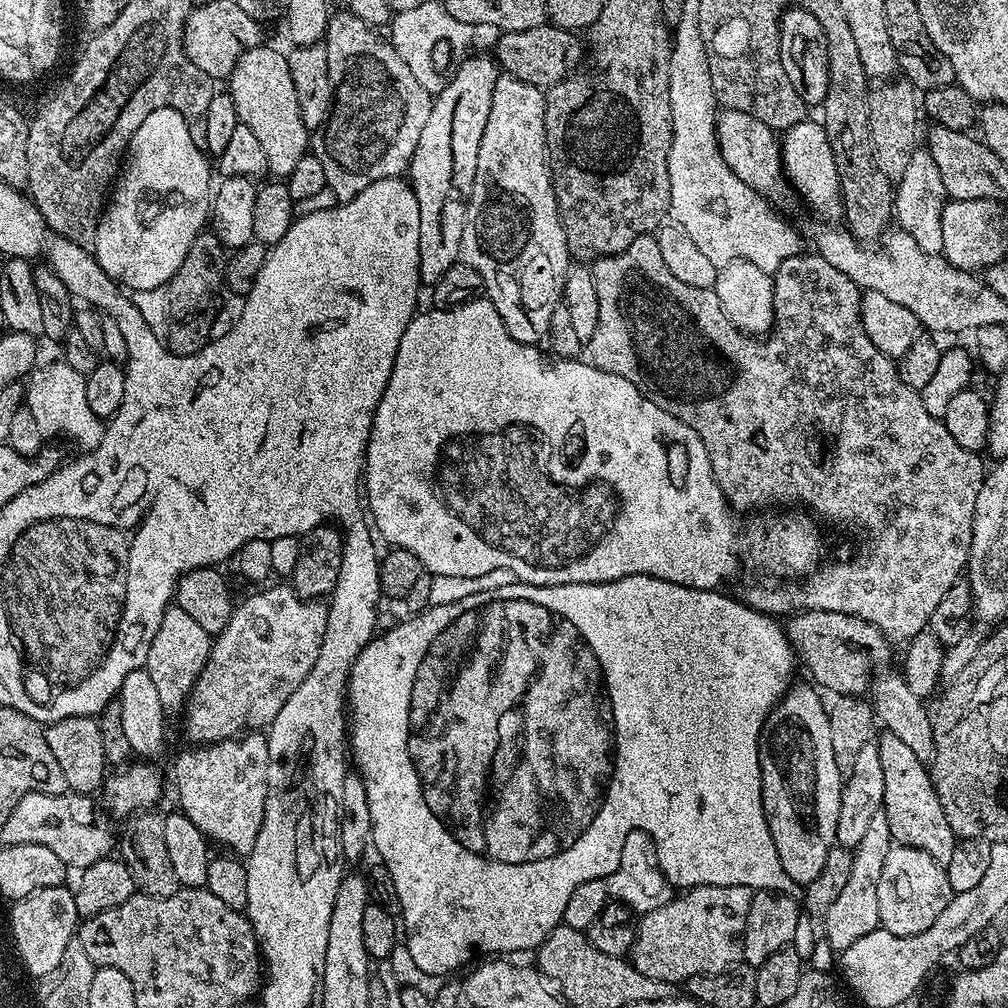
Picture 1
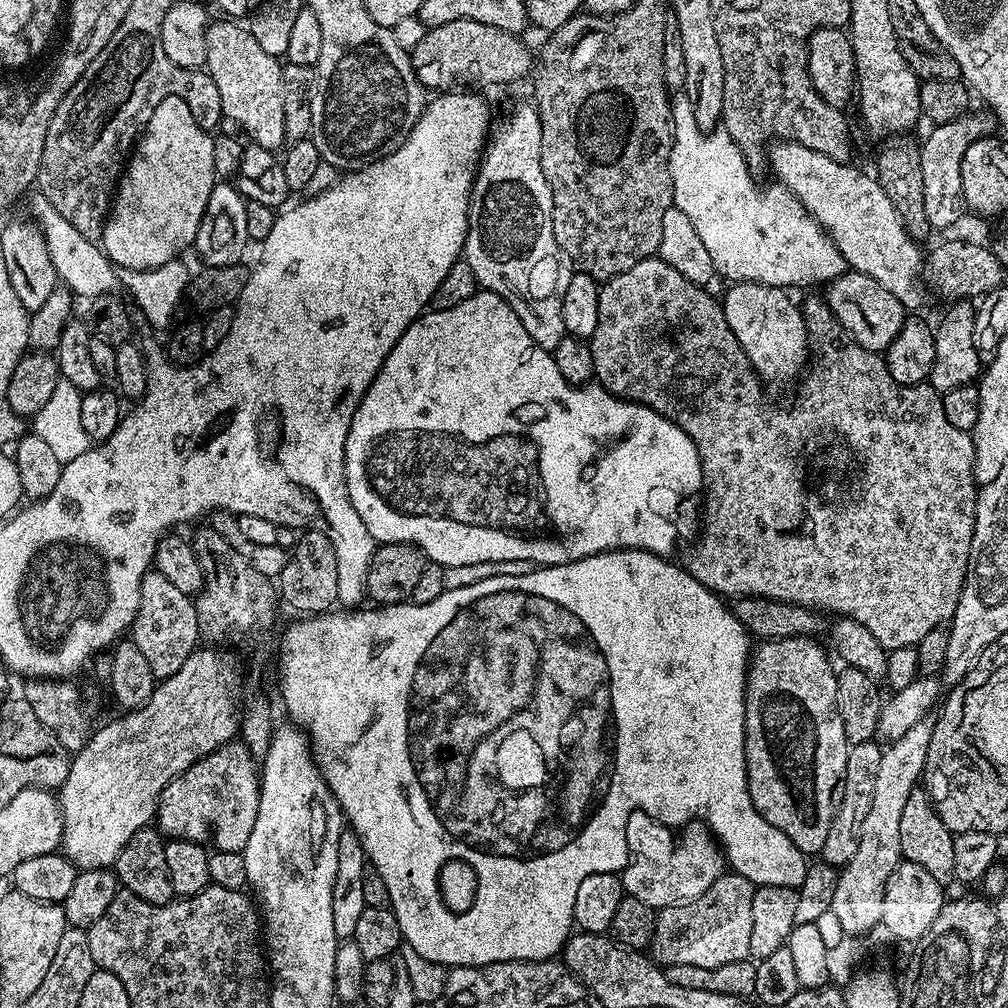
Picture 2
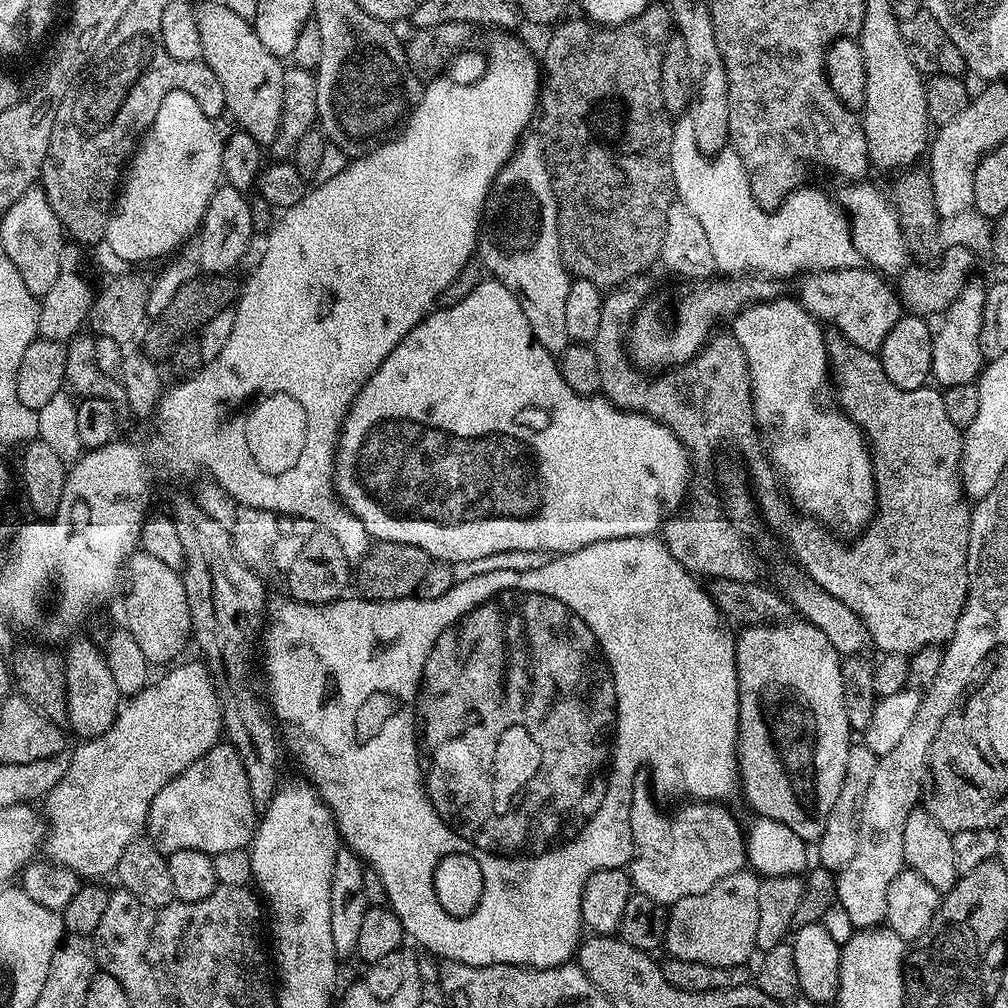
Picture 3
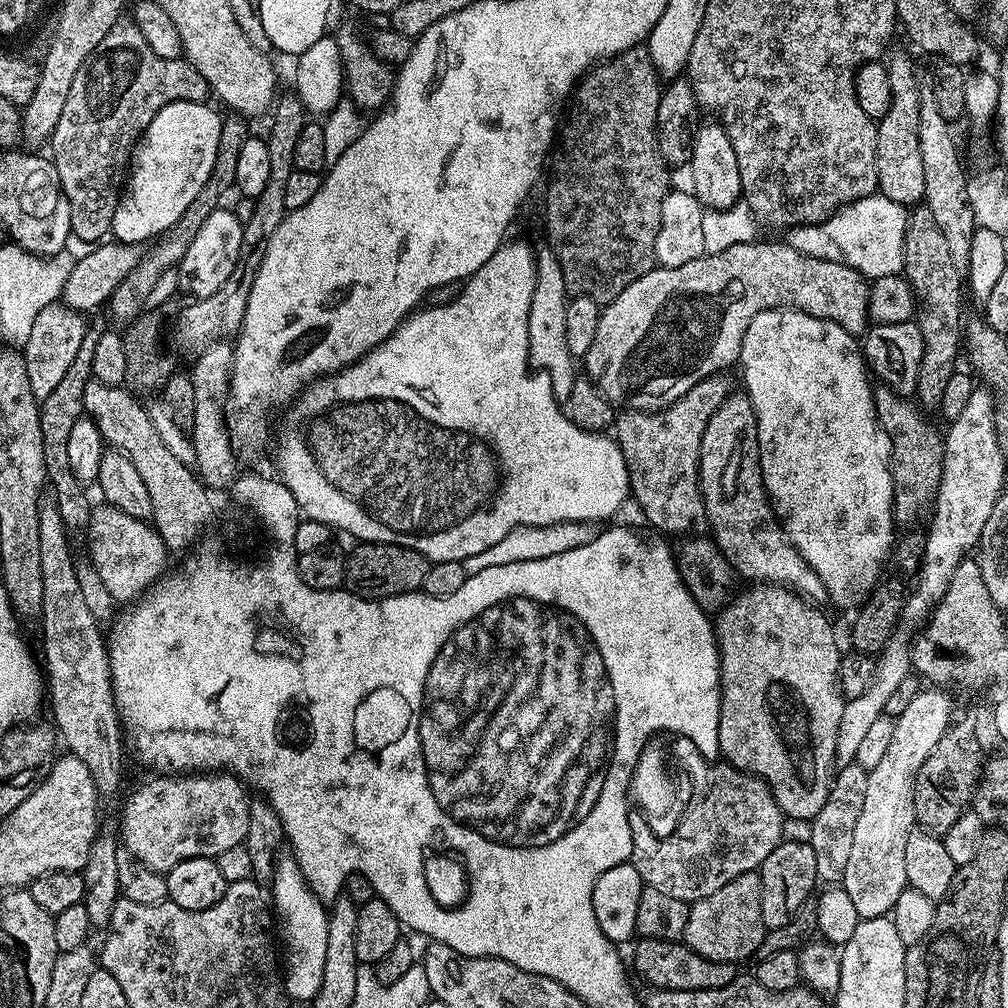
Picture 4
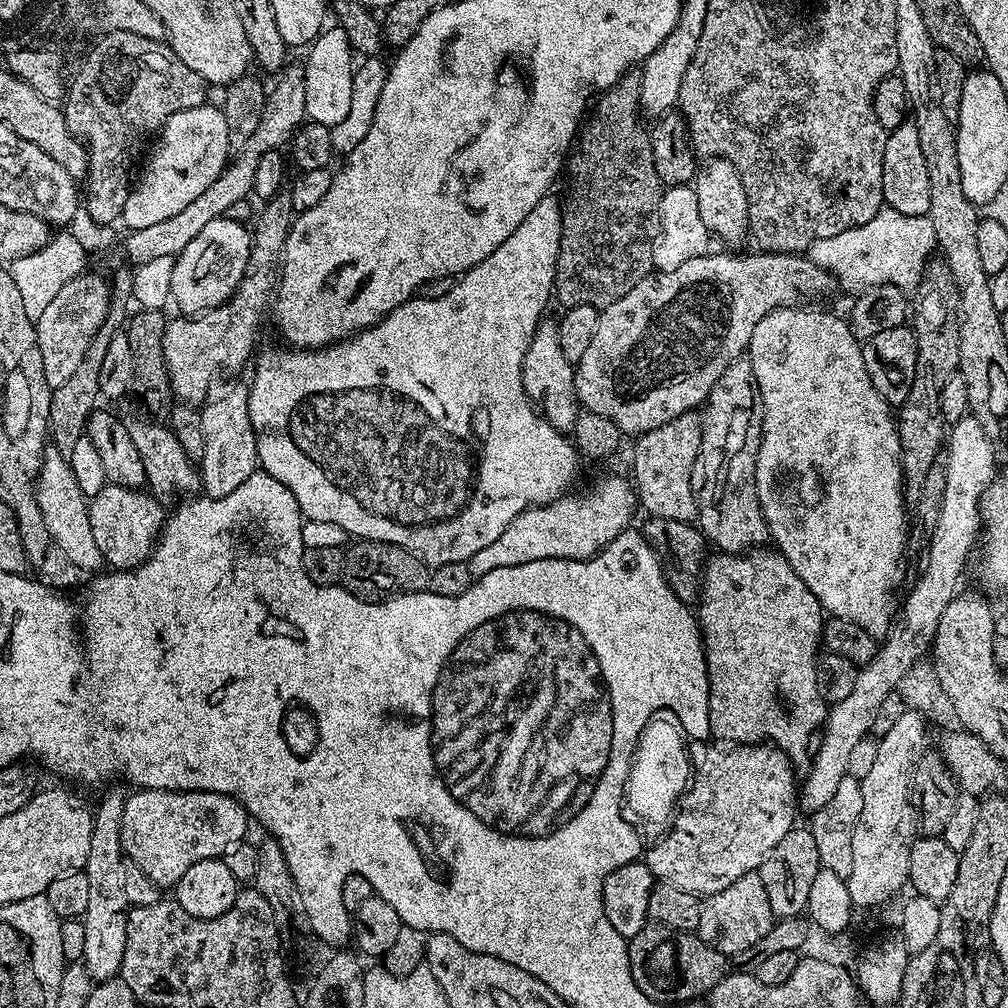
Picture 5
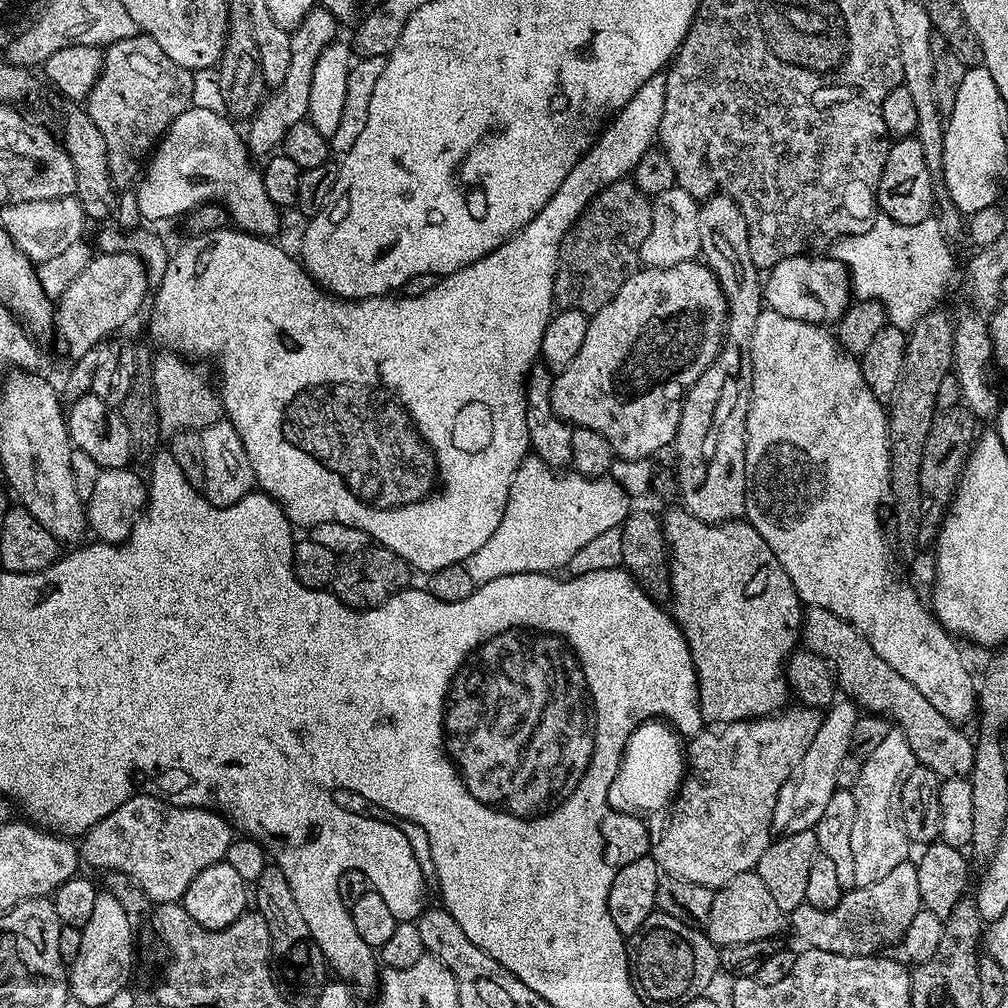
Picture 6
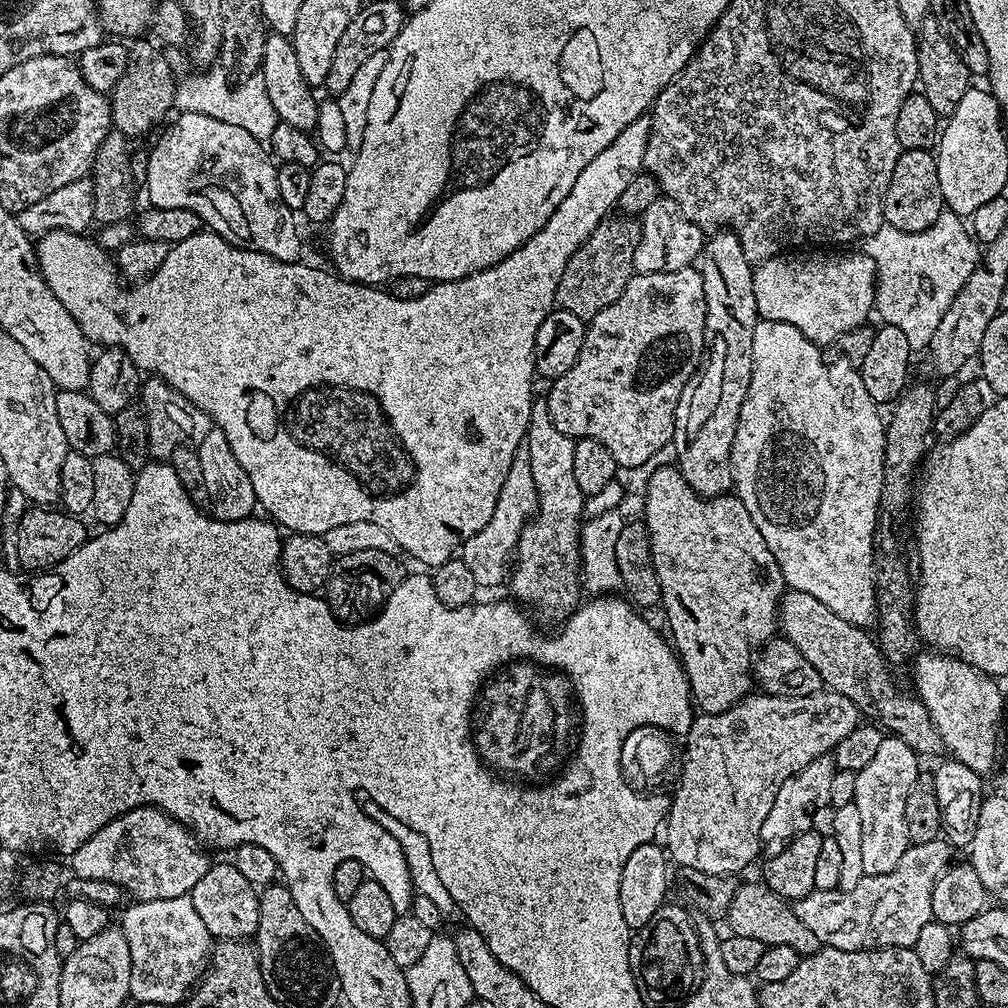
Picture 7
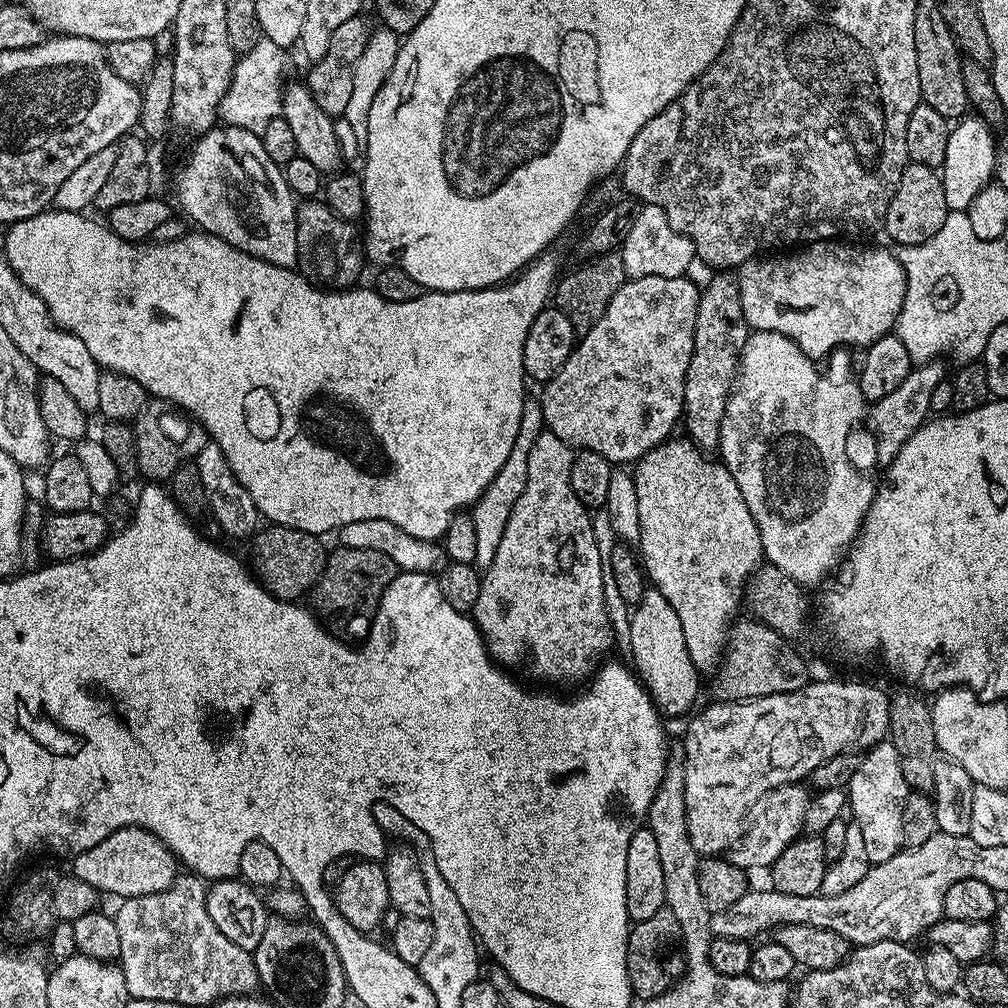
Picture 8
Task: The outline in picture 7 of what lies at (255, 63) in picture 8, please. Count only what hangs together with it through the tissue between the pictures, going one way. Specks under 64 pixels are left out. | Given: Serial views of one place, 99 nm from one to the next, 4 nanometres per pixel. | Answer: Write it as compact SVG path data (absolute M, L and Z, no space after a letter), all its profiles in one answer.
M220 68L208 73L208 70L198 70L198 73L192 74L186 72L177 77L175 88L175 102L173 107L179 112L206 114L208 117L217 118L219 121L227 122L232 126L239 126L246 130L248 134L253 134L256 140L261 142L269 141L274 132L274 127L278 125L277 111L271 105L270 96L266 91L265 83L260 73L255 72L247 75L242 82L234 87L226 83L227 75Z

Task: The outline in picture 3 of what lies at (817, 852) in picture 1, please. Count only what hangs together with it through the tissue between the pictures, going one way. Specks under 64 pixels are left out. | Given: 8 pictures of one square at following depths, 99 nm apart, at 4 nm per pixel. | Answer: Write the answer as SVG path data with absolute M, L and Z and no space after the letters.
M803 618L795 619L748 624L736 636L736 766L743 797L755 813L798 834L806 842L815 842L822 830L826 830L826 818L834 810L834 801L842 790L846 754L854 732L846 718L840 653L830 646L830 638L818 626Z

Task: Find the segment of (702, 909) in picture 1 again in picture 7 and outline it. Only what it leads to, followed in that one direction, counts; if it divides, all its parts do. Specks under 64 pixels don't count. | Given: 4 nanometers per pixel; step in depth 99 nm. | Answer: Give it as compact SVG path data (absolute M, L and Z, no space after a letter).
M763 882L741 883L737 887L728 907L726 923L727 931L733 936L755 938L765 946L790 946L790 950L794 950L802 958L814 954L821 948L818 938L814 938L814 933L806 930L806 926L802 926L802 921L798 919L798 914L794 914L792 904L770 891Z

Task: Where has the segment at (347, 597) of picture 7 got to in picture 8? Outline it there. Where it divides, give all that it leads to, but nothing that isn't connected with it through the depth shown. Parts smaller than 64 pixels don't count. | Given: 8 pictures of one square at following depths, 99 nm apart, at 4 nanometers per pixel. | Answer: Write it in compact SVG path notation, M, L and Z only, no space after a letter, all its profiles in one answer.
M343 546L337 547L337 552L327 557L324 562L324 573L320 575L316 585L312 587L310 593L311 611L317 620L337 638L343 638L348 642L360 642L367 637L372 629L372 620L376 617L377 610L384 597L384 592L392 584L393 578L398 574L398 569L386 554L378 554L378 550L350 549Z

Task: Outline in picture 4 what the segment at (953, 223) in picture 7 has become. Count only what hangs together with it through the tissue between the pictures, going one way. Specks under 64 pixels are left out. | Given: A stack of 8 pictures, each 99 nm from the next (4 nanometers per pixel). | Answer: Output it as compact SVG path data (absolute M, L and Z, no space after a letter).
M879 194L870 195L864 204L856 204L856 212L852 208L844 211L844 216L835 215L824 225L824 240L816 240L816 244L832 244L830 256L836 256L836 244L840 244L840 252L850 261L849 266L858 270L865 278L897 275L904 267L904 227L907 224L905 205L894 202Z

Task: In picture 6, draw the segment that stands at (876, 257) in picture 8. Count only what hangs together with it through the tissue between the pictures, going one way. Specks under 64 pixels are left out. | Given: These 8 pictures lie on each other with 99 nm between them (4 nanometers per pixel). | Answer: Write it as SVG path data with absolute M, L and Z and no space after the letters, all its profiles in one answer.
M828 254L786 258L767 269L766 279L762 284L762 300L771 311L786 314L786 318L798 318L802 322L821 326L828 326L839 320L840 315L848 309L853 296L848 269Z

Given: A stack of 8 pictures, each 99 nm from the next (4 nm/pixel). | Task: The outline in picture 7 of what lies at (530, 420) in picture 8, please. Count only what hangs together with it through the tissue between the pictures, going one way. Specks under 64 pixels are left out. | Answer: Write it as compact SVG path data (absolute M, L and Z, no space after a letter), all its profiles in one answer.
M521 446L514 454L514 462L510 462L510 470L506 473L506 482L502 482L502 490L498 490L498 502L494 505L494 514L490 514L490 522L478 530L461 547L458 556L466 562L470 575L474 578L477 589L496 588L507 581L510 576L510 565L516 554L516 543L528 521L536 515L536 487L534 474L530 474L530 454L527 447Z

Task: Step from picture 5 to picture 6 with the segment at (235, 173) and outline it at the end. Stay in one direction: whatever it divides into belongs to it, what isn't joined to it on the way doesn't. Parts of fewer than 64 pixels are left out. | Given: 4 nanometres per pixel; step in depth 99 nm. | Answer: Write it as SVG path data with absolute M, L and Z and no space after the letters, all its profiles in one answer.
M316 6L306 14L306 18L291 29L290 32L290 66L286 70L286 78L277 88L271 89L270 95L257 108L255 115L251 117L248 132L246 131L246 143L249 153L253 157L267 157L275 153L283 145L286 138L286 130L298 122L302 122L308 115L310 82L313 79L314 66L318 56L328 44L337 39L338 25L325 8Z

